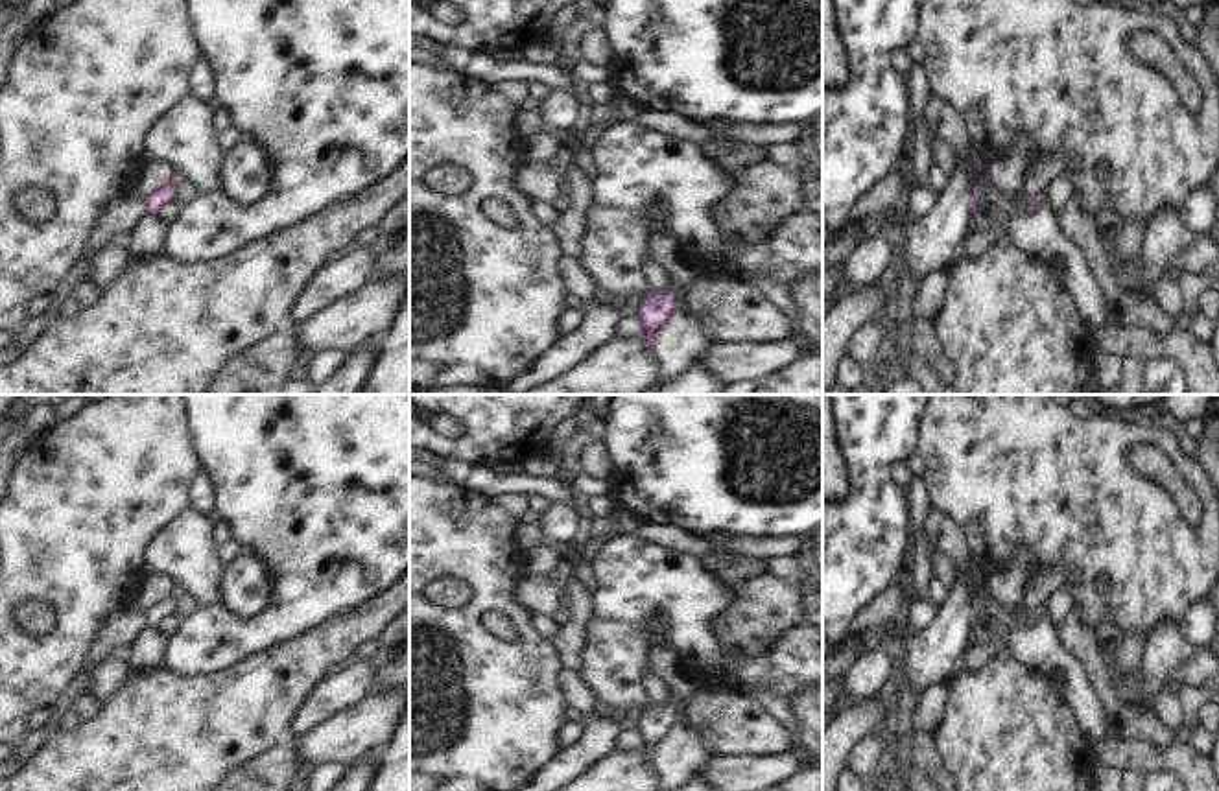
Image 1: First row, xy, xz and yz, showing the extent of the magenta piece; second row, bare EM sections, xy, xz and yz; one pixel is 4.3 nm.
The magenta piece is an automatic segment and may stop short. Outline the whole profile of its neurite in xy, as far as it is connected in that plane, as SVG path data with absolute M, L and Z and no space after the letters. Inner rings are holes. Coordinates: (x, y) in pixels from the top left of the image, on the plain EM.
M170 590L164 597L157 599L146 608L146 623L157 625L157 621L172 612L177 612L179 590Z

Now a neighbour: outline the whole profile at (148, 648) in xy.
M144 623L138 634L129 642L127 664L133 671L142 671L164 662L168 636L153 625Z

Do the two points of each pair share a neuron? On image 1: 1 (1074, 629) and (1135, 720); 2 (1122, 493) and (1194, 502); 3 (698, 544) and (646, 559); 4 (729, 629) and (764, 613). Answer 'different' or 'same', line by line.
1: same
2: different
3: different
4: same

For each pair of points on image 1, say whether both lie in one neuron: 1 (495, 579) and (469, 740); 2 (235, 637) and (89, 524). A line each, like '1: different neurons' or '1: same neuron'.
1: same neuron
2: different neurons

